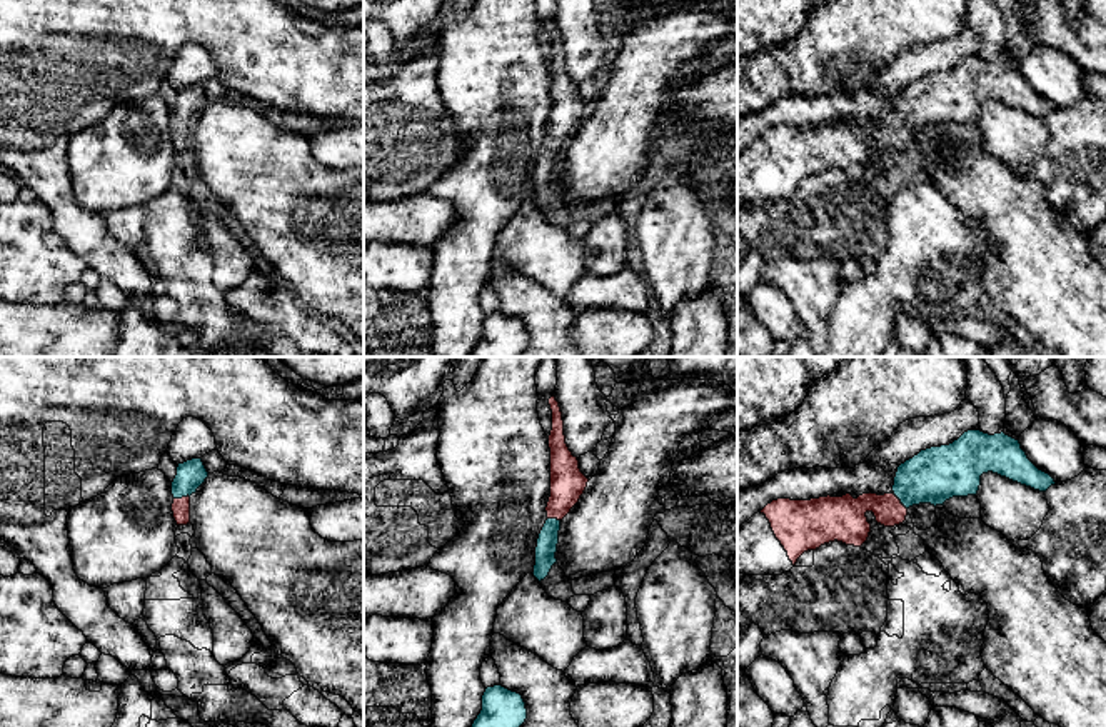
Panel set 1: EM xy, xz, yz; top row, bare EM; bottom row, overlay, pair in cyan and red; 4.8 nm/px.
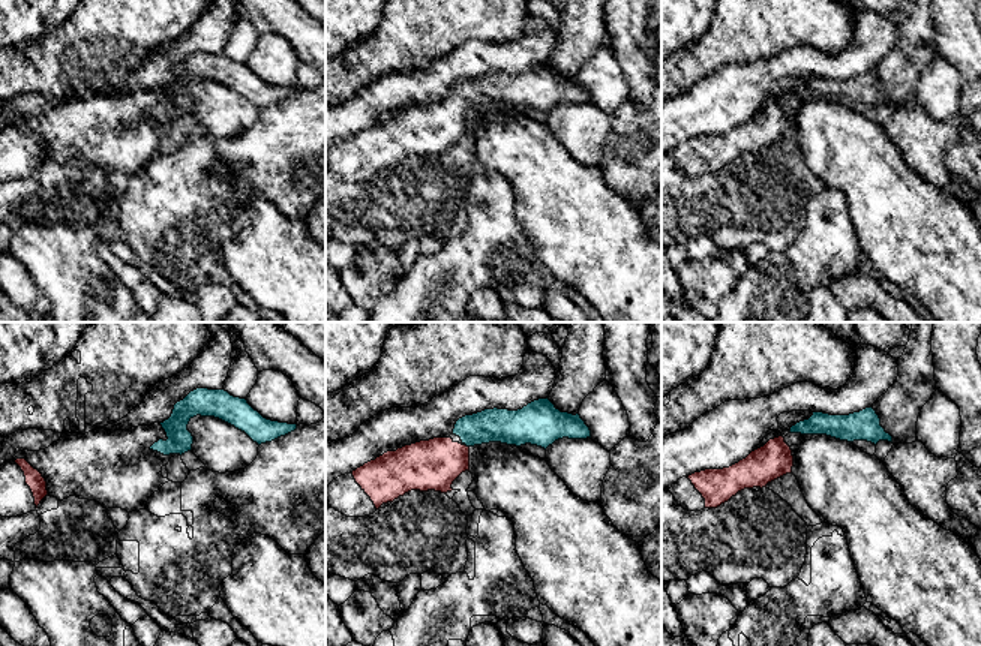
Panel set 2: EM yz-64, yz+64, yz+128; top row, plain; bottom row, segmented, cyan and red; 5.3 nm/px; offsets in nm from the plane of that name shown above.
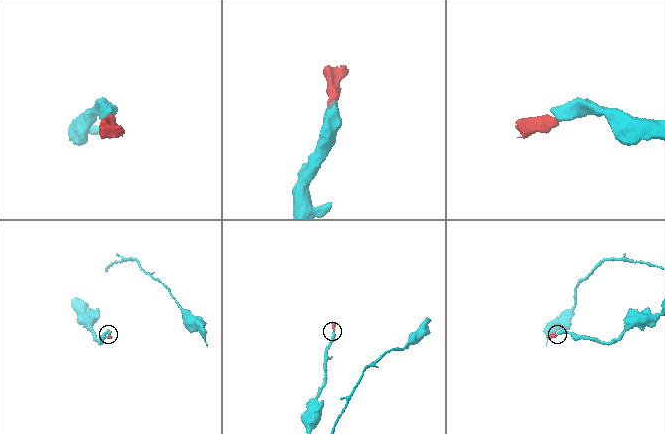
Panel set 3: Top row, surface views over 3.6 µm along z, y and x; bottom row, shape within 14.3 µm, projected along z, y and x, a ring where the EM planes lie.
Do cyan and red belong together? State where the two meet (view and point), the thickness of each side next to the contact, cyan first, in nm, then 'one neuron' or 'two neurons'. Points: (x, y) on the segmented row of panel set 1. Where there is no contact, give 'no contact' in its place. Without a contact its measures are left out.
meets cyan in xy at (180, 497); 140 nm thick on the cyan side, 90 nm on the other; one neuron

